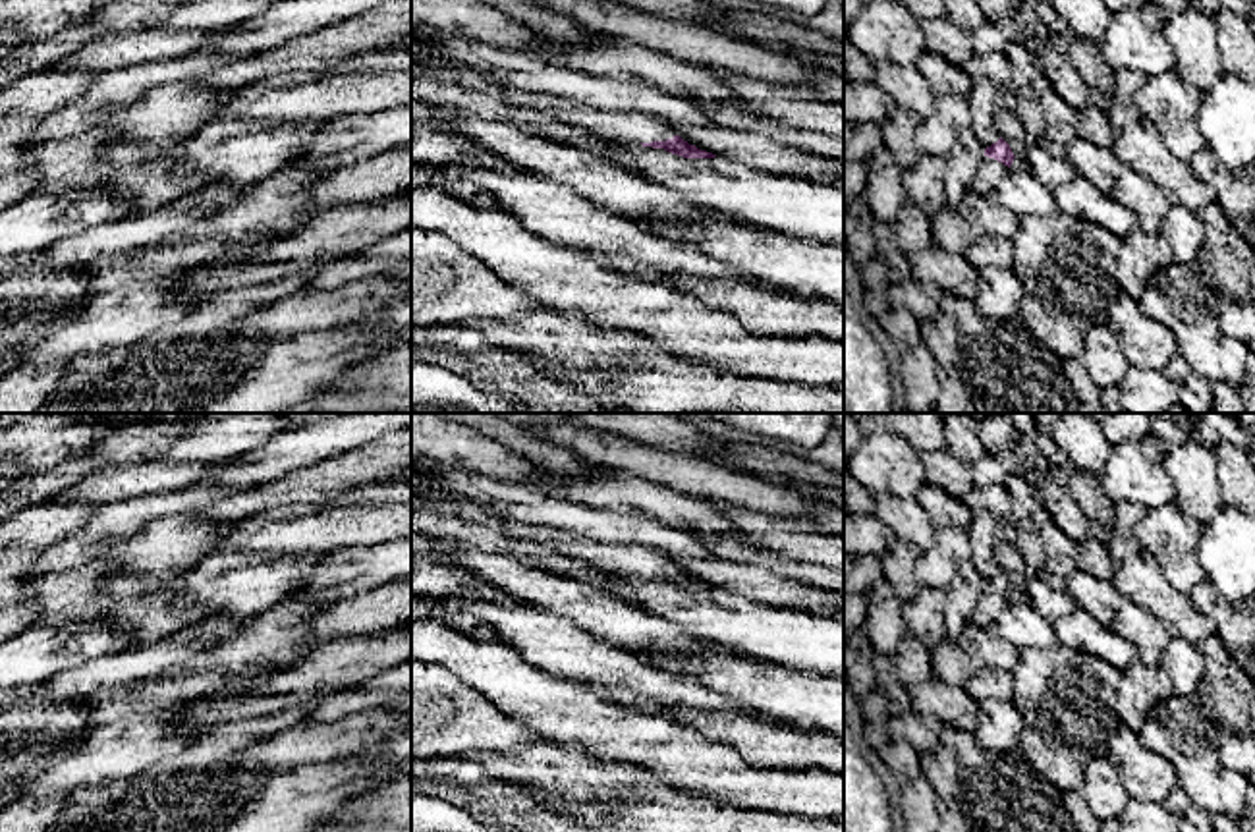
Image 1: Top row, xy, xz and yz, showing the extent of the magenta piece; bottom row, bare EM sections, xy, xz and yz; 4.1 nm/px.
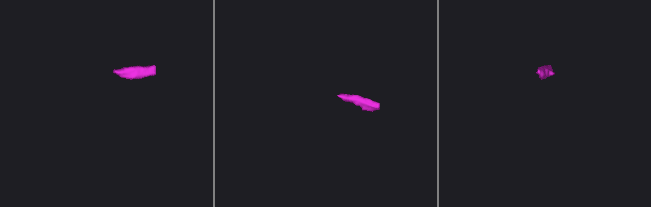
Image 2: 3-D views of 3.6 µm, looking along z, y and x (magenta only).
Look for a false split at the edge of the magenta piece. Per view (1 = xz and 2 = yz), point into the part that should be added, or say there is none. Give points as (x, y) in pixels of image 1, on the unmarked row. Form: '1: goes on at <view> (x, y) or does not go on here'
1: goes on at xz (616, 558)
2: goes on at yz (989, 605)

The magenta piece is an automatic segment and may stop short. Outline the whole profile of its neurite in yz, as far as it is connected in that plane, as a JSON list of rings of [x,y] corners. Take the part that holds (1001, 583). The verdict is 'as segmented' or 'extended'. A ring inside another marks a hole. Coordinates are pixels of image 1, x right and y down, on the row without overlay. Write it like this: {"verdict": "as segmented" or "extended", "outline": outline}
{"verdict": "extended", "outline": [[[1000,569],[996,575],[985,581],[985,589],[969,622],[977,624],[983,629],[992,629],[994,620],[1008,606],[1014,591],[1016,589],[1010,577]]]}

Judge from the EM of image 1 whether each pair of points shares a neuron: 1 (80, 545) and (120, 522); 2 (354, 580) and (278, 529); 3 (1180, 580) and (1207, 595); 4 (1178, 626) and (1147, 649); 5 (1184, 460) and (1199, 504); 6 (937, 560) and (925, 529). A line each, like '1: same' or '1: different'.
1: same
2: different
3: different
4: different
5: same
6: different

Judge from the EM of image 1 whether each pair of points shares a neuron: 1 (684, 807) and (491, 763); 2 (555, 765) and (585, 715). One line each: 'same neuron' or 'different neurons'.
1: same neuron
2: different neurons

